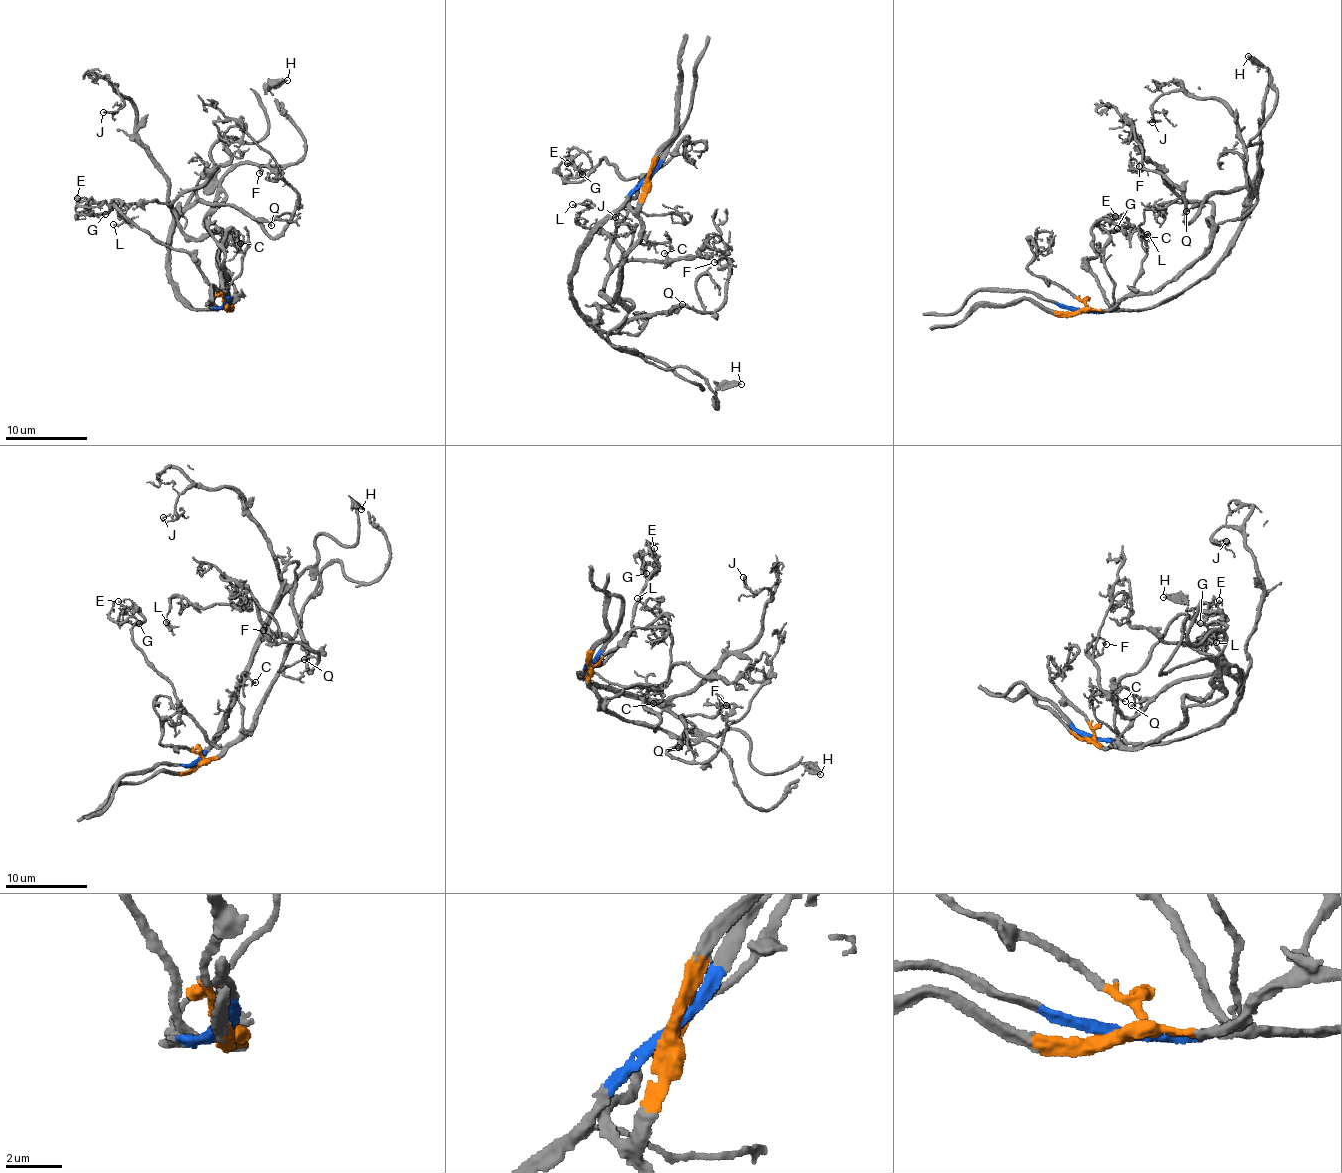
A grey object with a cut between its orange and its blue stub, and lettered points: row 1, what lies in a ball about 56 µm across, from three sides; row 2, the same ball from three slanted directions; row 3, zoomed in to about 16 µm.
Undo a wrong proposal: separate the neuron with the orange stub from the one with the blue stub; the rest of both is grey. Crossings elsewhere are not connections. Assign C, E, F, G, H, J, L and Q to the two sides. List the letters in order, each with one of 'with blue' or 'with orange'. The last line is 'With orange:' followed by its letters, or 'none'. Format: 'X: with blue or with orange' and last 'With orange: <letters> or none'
C: with orange
E: with orange
F: with blue
G: with orange
H: with orange
J: with blue
L: with orange
Q: with blue
With orange: C, E, G, H, L

